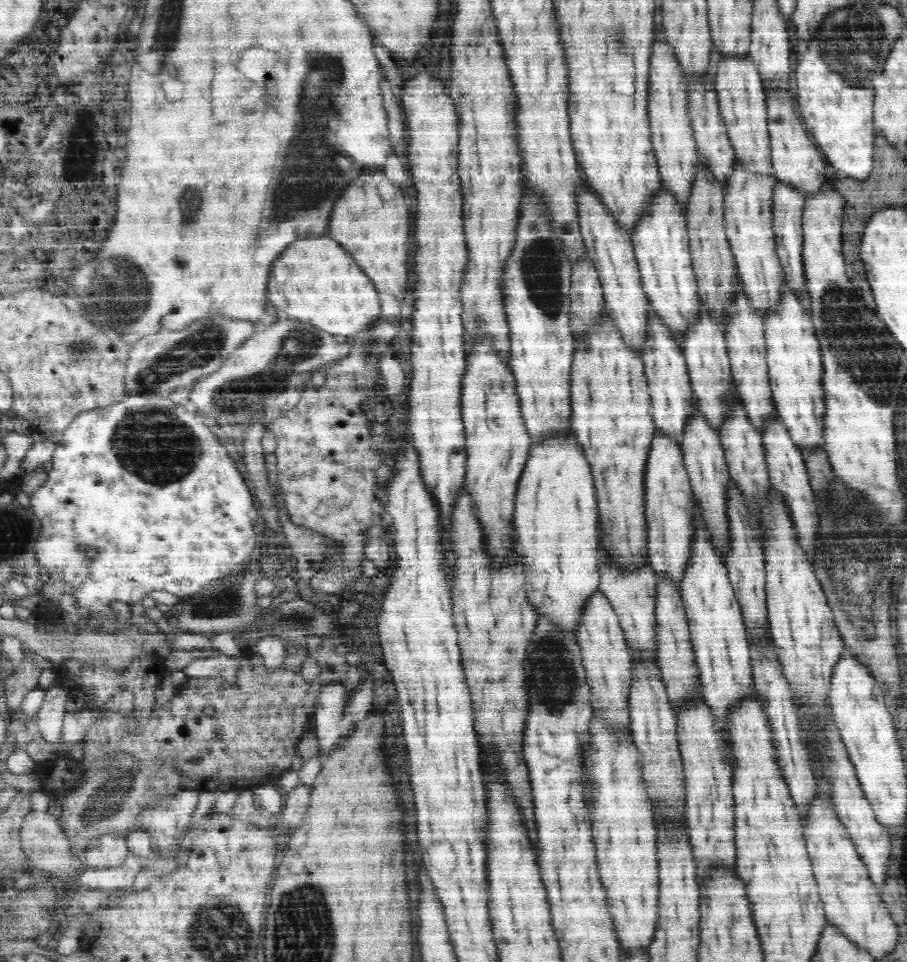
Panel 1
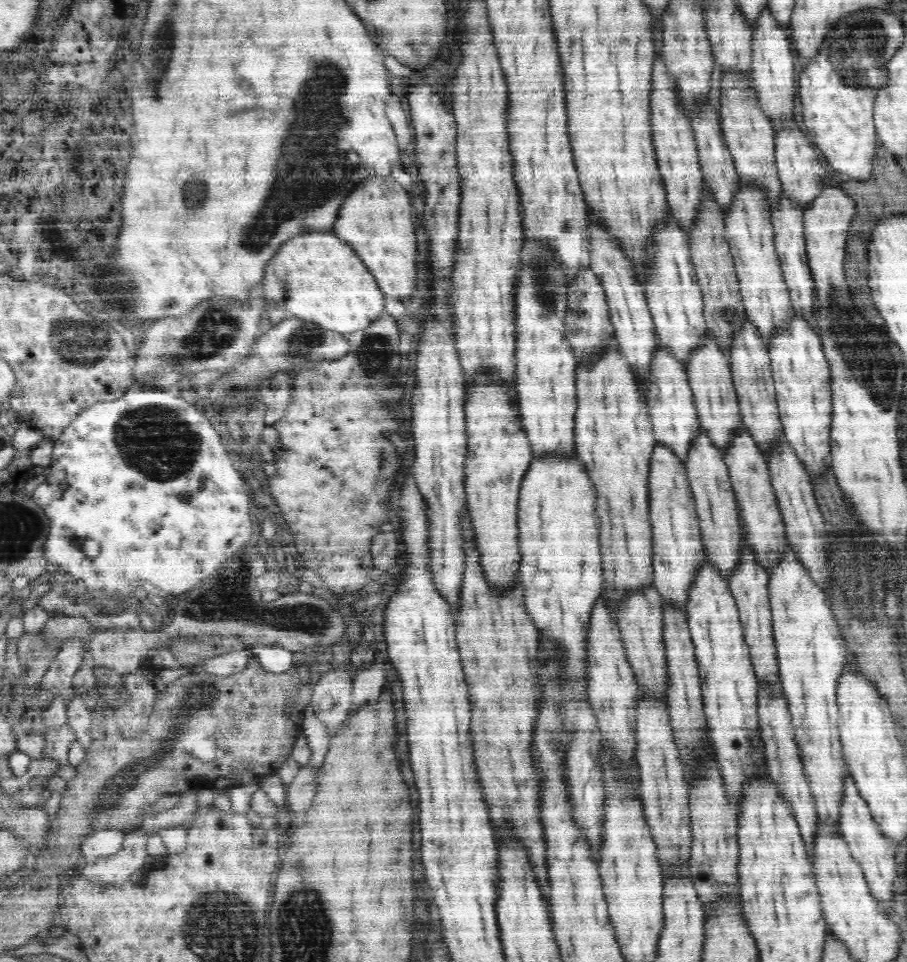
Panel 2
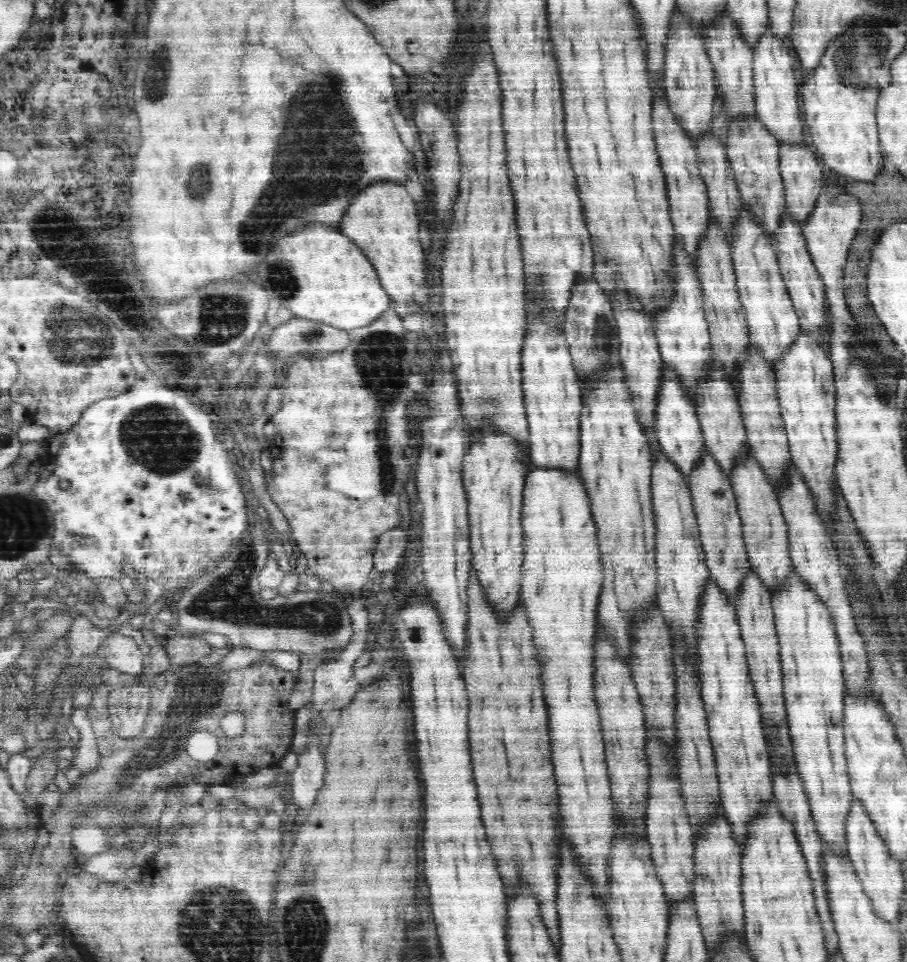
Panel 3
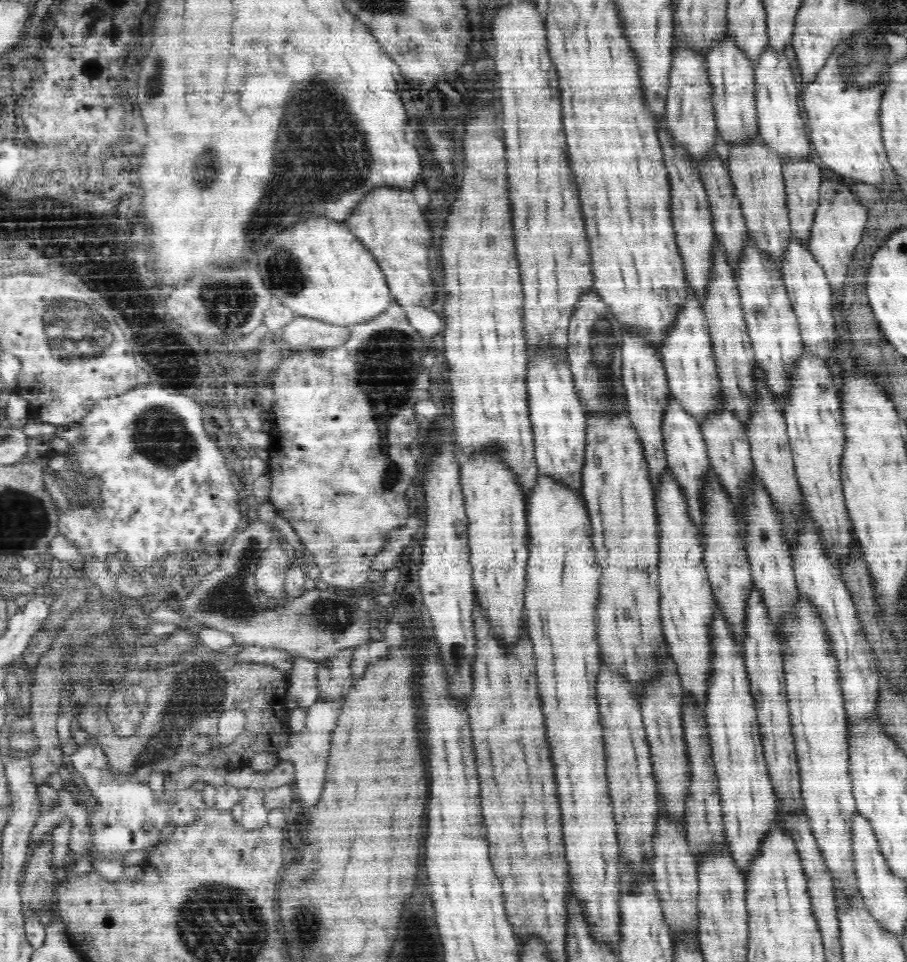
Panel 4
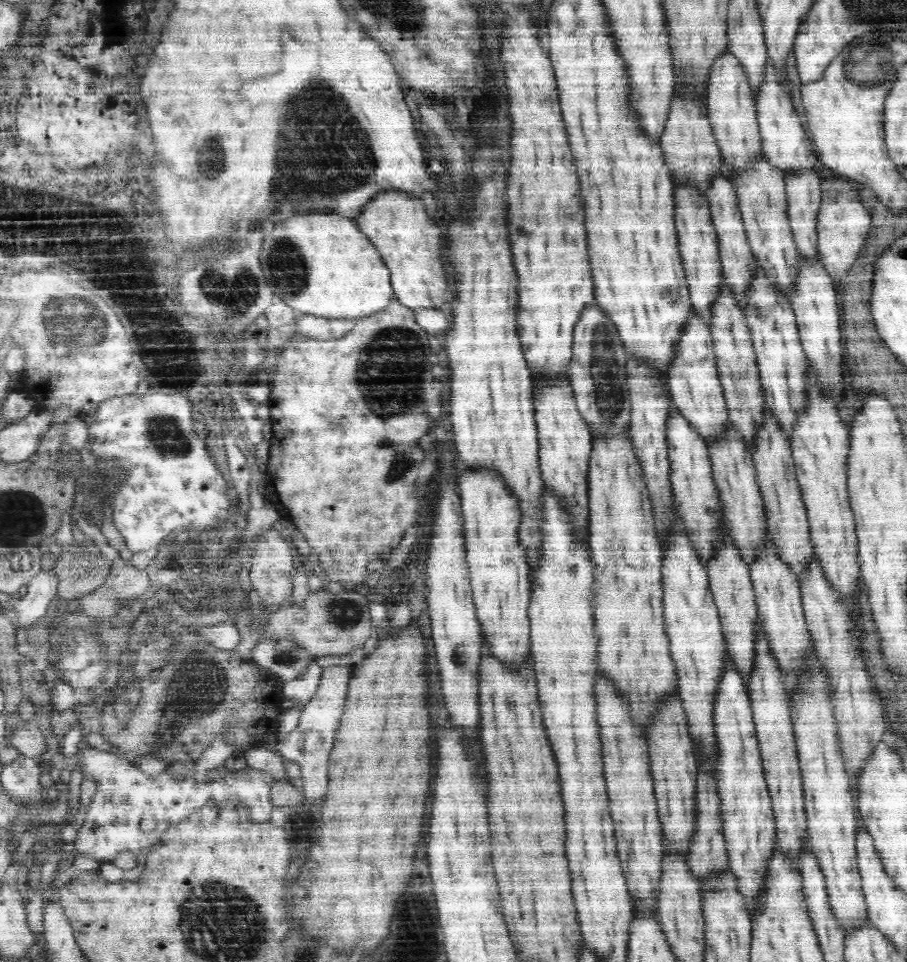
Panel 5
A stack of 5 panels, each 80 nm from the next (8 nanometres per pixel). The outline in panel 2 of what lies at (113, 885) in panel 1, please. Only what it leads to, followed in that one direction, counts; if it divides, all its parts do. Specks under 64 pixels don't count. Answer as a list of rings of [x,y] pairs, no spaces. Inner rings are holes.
[[[137,828],[134,830],[134,834],[128,834],[126,836],[126,844],[124,844],[124,852],[112,854],[112,856],[106,856],[106,858],[100,858],[98,862],[94,864],[86,864],[80,869],[80,874],[84,875],[90,883],[102,883],[104,885],[116,885],[126,883],[130,880],[130,876],[138,870],[144,870],[147,867],[146,861],[148,854],[146,854],[146,848],[144,848],[144,835],[137,833]]]

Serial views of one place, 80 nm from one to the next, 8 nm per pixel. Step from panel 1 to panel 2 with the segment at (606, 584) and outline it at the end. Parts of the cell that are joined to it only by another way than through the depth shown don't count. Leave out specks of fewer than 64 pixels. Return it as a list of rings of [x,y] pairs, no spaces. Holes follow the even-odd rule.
[[[648,586],[642,592],[630,594],[624,598],[624,602],[618,606],[617,623],[621,632],[621,639],[626,647],[626,656],[632,667],[636,682],[646,697],[658,697],[662,703],[666,703],[665,694],[668,691],[667,662],[665,644],[663,639],[663,614],[660,593],[656,587]]]

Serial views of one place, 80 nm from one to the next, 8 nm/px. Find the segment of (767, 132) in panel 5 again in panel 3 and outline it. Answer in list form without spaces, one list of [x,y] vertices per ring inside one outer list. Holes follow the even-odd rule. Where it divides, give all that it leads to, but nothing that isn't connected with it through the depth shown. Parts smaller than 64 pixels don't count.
[[[772,31],[764,33],[758,45],[753,49],[753,79],[755,88],[756,116],[760,124],[779,145],[806,145],[803,141],[800,124],[800,106],[798,106],[798,82],[794,77],[794,66],[788,49],[780,39],[772,37]]]

